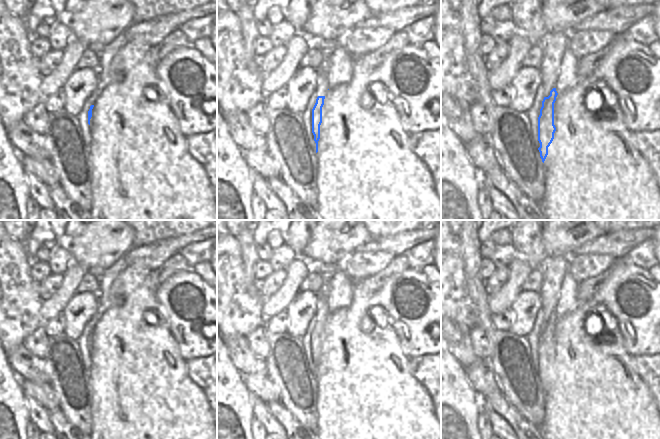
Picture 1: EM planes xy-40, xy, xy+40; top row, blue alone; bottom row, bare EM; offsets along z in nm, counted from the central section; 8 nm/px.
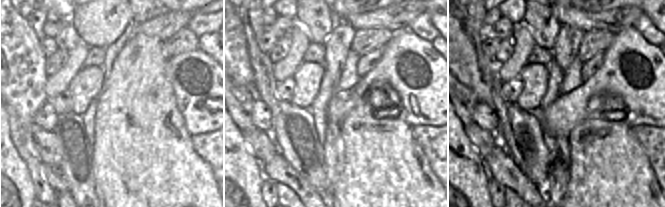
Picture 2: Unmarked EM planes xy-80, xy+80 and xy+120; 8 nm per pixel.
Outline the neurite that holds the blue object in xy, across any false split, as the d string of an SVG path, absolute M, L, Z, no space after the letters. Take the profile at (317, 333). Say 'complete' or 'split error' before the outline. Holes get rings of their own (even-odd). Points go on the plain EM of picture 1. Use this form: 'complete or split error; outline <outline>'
split error; outline M312 264L312 270L317 270L322 276L322 289L318 293L318 305L316 307L316 327L312 333L312 357L318 376L318 365L320 363L320 349L322 347L322 331L326 316L328 315L328 303L326 301L326 287L332 277L338 271L339 266L333 264Z

